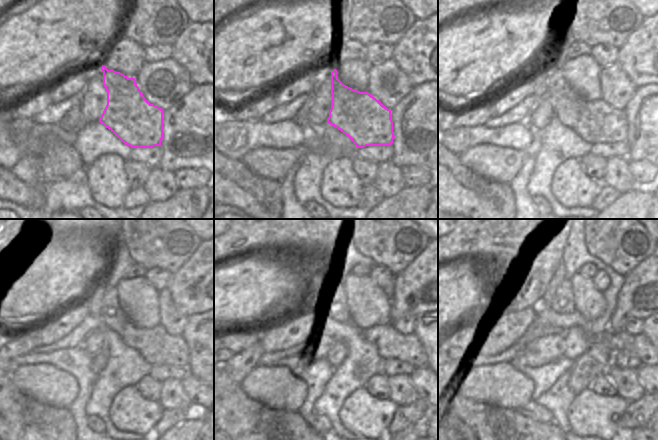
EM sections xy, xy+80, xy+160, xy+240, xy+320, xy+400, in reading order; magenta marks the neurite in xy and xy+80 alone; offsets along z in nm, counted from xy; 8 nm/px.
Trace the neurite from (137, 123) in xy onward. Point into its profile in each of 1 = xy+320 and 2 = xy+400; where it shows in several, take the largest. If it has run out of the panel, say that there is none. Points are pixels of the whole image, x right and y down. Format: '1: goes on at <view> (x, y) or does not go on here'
1: goes on at xy+320 (389, 343)
2: goes on at xy+400 (640, 346)

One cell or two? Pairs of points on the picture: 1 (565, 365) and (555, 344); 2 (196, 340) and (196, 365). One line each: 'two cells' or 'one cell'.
1: two cells
2: one cell

